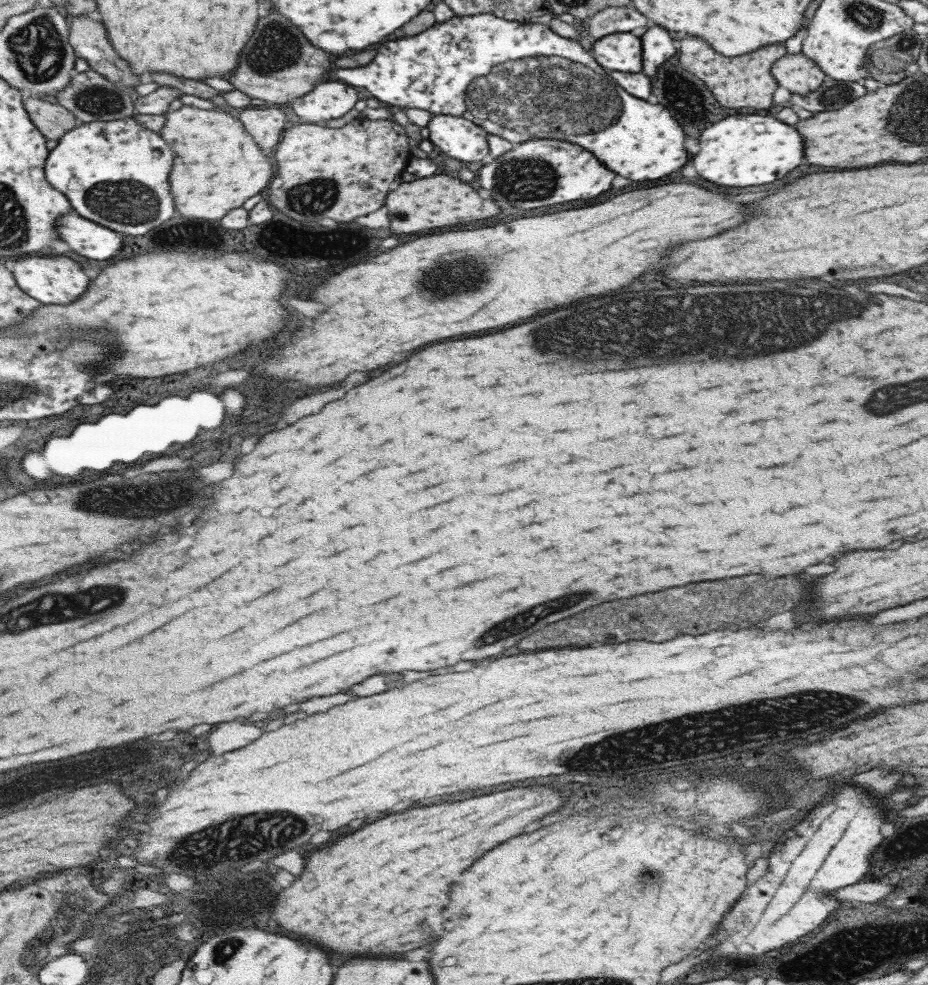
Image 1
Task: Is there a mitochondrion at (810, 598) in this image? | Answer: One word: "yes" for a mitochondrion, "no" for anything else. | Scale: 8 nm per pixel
no

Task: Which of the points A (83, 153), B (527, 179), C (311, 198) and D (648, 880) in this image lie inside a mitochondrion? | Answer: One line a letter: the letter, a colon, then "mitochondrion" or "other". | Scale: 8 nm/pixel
A: other
B: mitochondrion
C: mitochondrion
D: mitochondrion

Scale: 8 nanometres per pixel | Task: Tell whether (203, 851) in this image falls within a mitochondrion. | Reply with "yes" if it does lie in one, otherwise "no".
yes

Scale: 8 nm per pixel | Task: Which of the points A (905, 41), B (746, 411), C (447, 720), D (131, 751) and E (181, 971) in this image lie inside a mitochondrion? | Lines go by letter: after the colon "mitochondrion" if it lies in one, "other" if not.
A: mitochondrion
B: other
C: other
D: other
E: other

